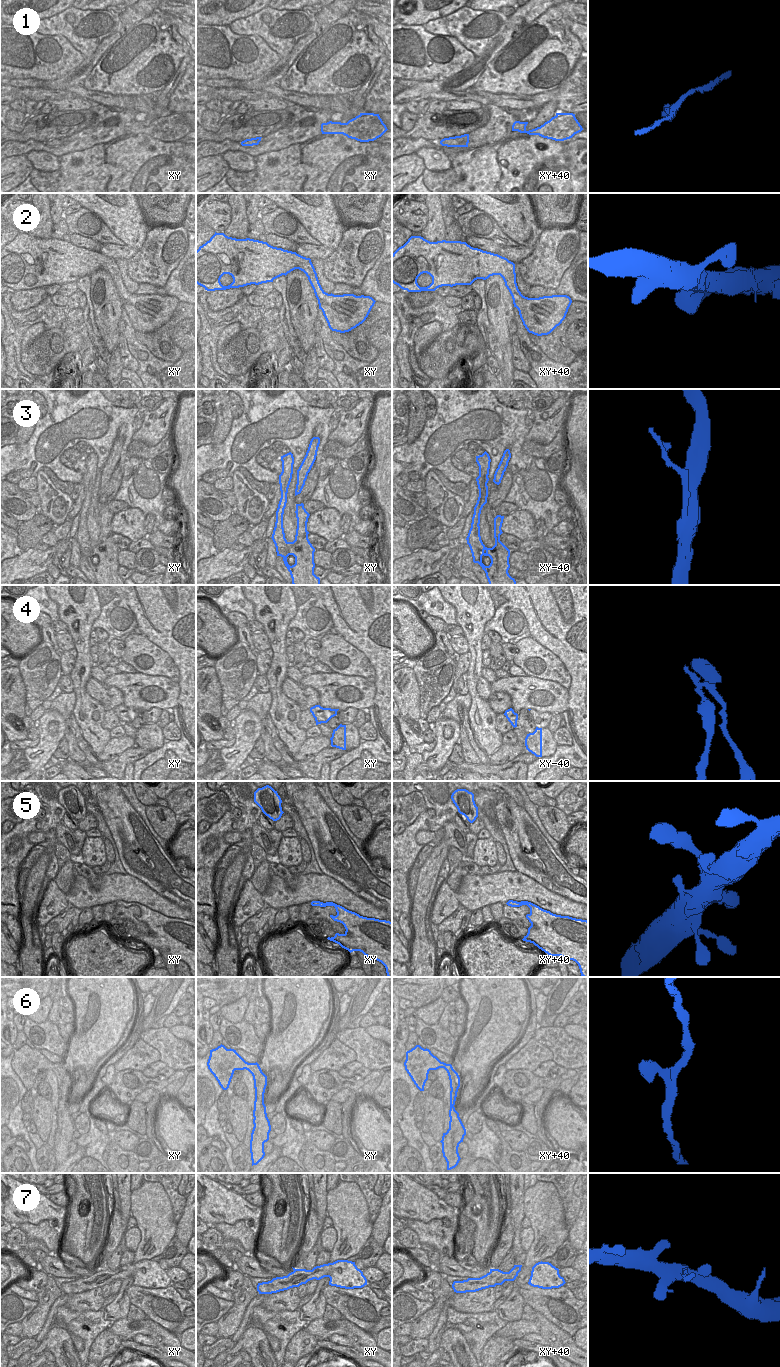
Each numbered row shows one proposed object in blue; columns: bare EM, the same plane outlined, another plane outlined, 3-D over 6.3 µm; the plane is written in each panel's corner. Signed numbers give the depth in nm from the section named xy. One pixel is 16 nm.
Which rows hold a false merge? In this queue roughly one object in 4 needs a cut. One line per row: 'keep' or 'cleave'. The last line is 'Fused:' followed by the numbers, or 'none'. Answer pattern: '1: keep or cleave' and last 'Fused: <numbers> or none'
1: keep
2: keep
3: keep
4: cleave
5: keep
6: keep
7: keep
Fused: 4

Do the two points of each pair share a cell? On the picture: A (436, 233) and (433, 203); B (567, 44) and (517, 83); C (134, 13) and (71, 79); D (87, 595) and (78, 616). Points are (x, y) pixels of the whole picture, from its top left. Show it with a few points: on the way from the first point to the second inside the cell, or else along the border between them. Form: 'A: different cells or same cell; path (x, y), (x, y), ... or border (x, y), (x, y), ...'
A: same cell; path (435, 226), (435, 210)
B: same cell; path (555, 49), (550, 50), (529, 71)
C: same cell; path (120, 31), (100, 50), (88, 66)
D: same cell; path (84, 600), (78, 611)

